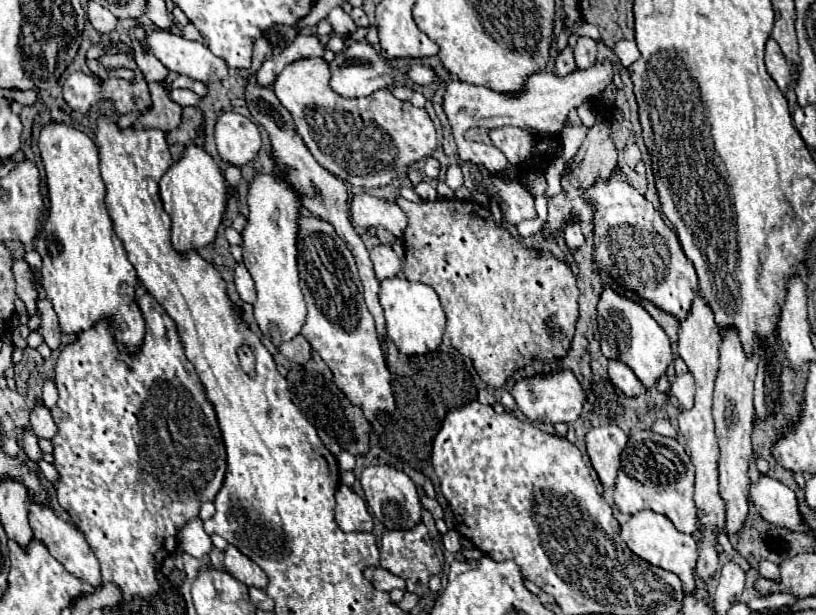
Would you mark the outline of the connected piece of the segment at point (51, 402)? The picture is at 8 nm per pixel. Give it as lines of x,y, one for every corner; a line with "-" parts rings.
46,380
46,382
44,382
42,396
44,396
44,406
46,406
46,408
54,408
54,406
56,406
58,390
56,390
56,384
54,384
52,380

